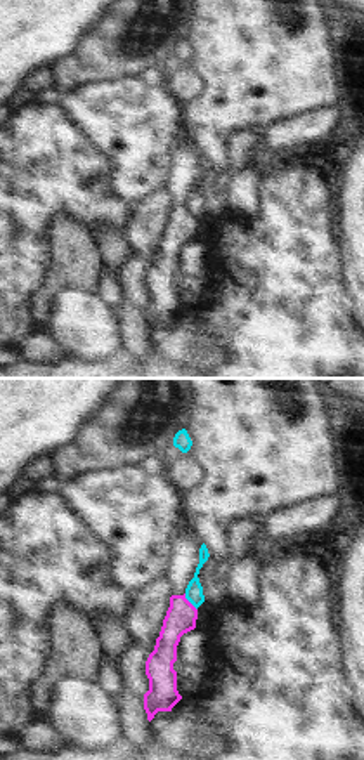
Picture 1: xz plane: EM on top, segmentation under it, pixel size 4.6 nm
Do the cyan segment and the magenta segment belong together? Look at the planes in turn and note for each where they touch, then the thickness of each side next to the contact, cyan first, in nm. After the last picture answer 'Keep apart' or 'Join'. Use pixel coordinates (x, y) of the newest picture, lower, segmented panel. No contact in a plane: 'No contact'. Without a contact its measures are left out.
Touches cyan at (189, 601). Thickness 80 nm (cyan) against 140 nm

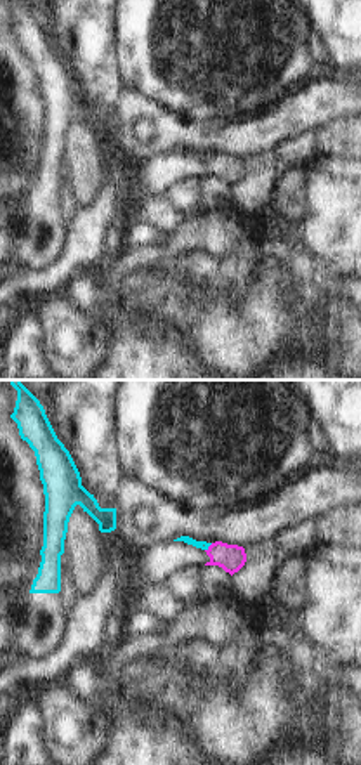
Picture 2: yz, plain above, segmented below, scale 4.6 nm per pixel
Touches cyan at (209, 545). Thickness 50 nm (cyan) against 130 nm

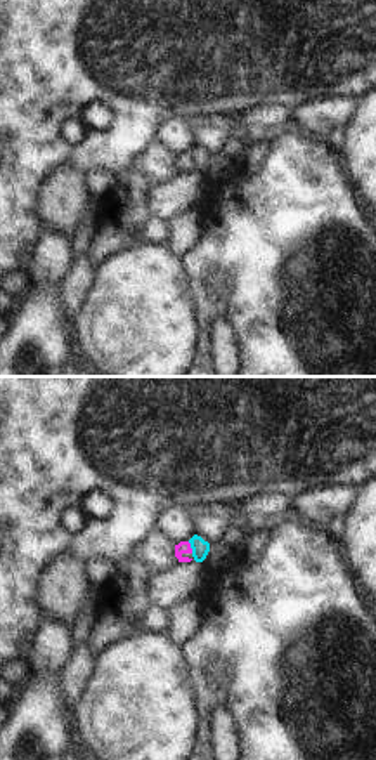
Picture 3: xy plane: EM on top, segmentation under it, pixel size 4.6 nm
Touches cyan at (191, 547). Thickness 80 nm (cyan) against 60 nm

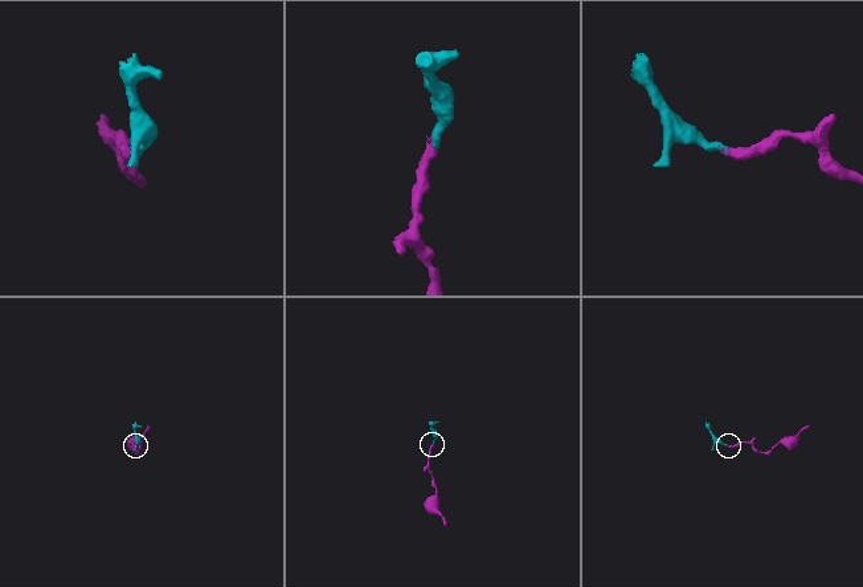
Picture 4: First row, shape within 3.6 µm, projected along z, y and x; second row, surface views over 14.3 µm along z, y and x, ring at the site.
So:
Keep apart

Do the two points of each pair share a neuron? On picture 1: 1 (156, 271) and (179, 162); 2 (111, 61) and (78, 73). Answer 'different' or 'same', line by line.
1: same
2: same

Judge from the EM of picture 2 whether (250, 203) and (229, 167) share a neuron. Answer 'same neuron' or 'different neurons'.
different neurons

